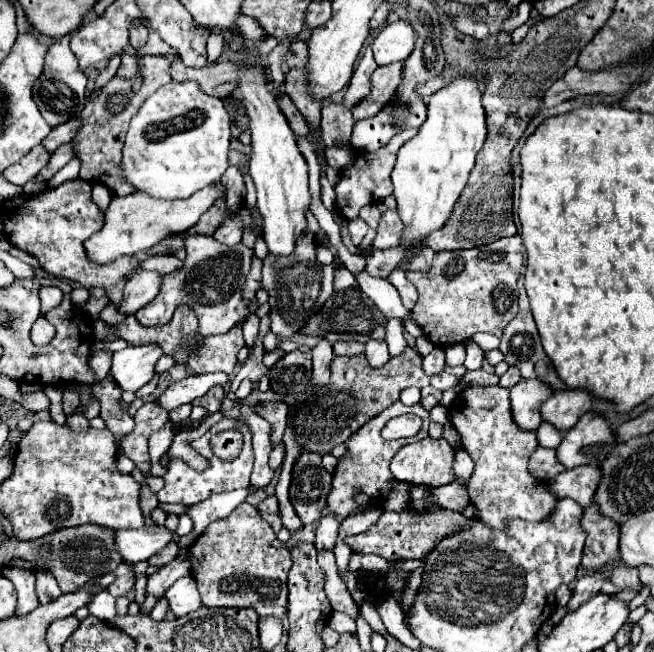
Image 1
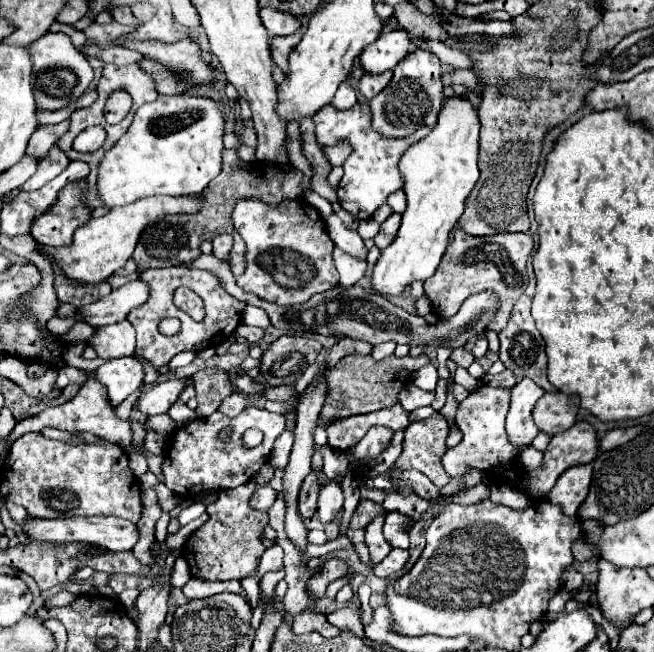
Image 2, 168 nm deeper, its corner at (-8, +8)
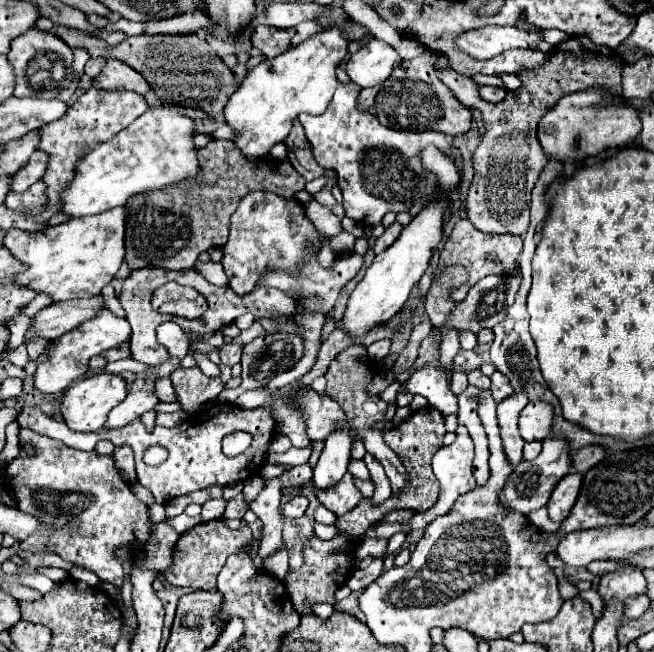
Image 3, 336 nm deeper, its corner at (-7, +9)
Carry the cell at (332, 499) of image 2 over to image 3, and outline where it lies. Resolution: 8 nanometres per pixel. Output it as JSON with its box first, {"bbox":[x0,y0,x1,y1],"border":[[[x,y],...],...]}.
{"bbox":[314,431,352,489],"border":[[[336,431],[326,439],[326,445],[322,449],[320,461],[314,467],[314,485],[318,489],[328,489],[334,487],[344,473],[348,471],[348,461],[350,461],[350,447],[352,447],[352,437],[346,431]]]}

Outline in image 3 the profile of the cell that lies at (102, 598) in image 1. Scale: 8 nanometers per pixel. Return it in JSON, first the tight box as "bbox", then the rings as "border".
{"bbox":[20,573,56,593],"border":[[[20,573],[20,581],[22,585],[26,587],[32,587],[32,589],[38,589],[40,593],[50,593],[56,583],[52,579],[48,579],[46,575],[30,575],[30,573]]]}

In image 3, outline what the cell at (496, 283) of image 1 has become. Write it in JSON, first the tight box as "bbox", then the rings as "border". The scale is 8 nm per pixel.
{"bbox":[434,219,522,303],"border":[[[460,219],[440,253],[440,261],[438,261],[438,269],[434,271],[434,279],[440,277],[444,267],[462,265],[468,271],[468,281],[460,287],[450,289],[452,301],[458,303],[466,297],[470,287],[474,287],[482,277],[486,277],[486,275],[514,275],[518,269],[520,253],[522,253],[522,237],[520,235],[486,235],[486,233],[478,231],[468,219]]]}

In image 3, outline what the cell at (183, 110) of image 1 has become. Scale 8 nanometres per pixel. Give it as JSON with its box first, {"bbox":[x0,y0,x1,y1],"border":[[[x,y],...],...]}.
{"bbox":[62,107,200,217],"border":[[[152,107],[110,141],[90,151],[78,163],[78,175],[62,193],[62,213],[70,217],[98,215],[124,205],[130,197],[194,179],[200,171],[194,145],[194,121],[170,107]]]}

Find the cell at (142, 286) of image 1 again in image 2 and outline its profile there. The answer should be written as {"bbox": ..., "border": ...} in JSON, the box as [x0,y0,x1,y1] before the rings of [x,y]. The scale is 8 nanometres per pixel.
{"bbox":[75,280,149,328],"border":[[[141,280],[127,282],[121,288],[111,290],[111,294],[99,298],[97,302],[75,308],[75,318],[93,328],[113,324],[117,320],[125,320],[127,312],[143,304],[147,296],[149,296],[149,288],[145,282]]]}

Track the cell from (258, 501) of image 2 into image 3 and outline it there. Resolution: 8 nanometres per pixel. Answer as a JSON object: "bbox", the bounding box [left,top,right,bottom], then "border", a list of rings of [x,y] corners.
{"bbox":[224,493,250,519],"border":[[[238,493],[234,499],[230,499],[230,501],[226,503],[224,517],[226,517],[226,519],[242,519],[248,509],[250,509],[250,503],[244,499],[244,493]]]}

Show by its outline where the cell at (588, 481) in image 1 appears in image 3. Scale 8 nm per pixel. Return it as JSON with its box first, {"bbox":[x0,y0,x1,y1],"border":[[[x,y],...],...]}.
{"bbox":[548,473,582,523],"border":[[[568,473],[566,477],[562,477],[562,483],[558,483],[548,503],[548,515],[552,521],[560,523],[566,519],[566,515],[570,513],[570,509],[578,499],[580,485],[582,485],[582,475],[578,473]]]}

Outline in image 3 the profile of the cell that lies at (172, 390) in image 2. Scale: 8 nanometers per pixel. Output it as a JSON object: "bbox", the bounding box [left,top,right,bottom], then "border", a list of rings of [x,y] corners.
{"bbox":[104,391,160,429],"border":[[[154,391],[128,393],[128,397],[118,407],[114,407],[114,411],[110,411],[110,419],[106,421],[104,429],[120,429],[132,423],[134,419],[142,417],[146,411],[154,411],[158,403],[160,399]]]}

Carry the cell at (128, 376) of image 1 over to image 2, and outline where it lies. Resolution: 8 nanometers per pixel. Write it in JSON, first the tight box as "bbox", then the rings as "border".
{"bbox":[95,356,143,408],"border":[[[135,356],[115,358],[95,370],[95,380],[107,388],[109,404],[117,408],[143,384],[143,364],[135,360]]]}

